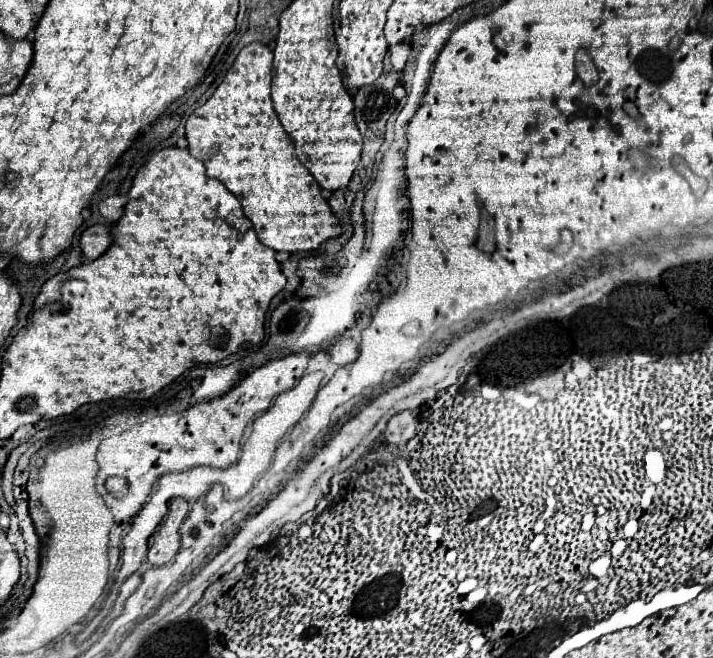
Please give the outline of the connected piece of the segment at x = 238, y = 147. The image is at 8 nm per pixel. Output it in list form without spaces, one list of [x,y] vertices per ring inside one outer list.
[[[261,42],[247,44],[235,58],[233,66],[227,70],[223,82],[213,92],[213,96],[187,118],[185,136],[189,142],[189,152],[197,160],[205,162],[207,176],[219,180],[237,196],[245,216],[253,222],[261,244],[277,252],[309,252],[317,250],[325,240],[339,236],[341,226],[339,220],[333,216],[327,200],[321,196],[321,188],[315,178],[295,158],[295,146],[283,130],[271,102],[271,72],[273,52]]]

